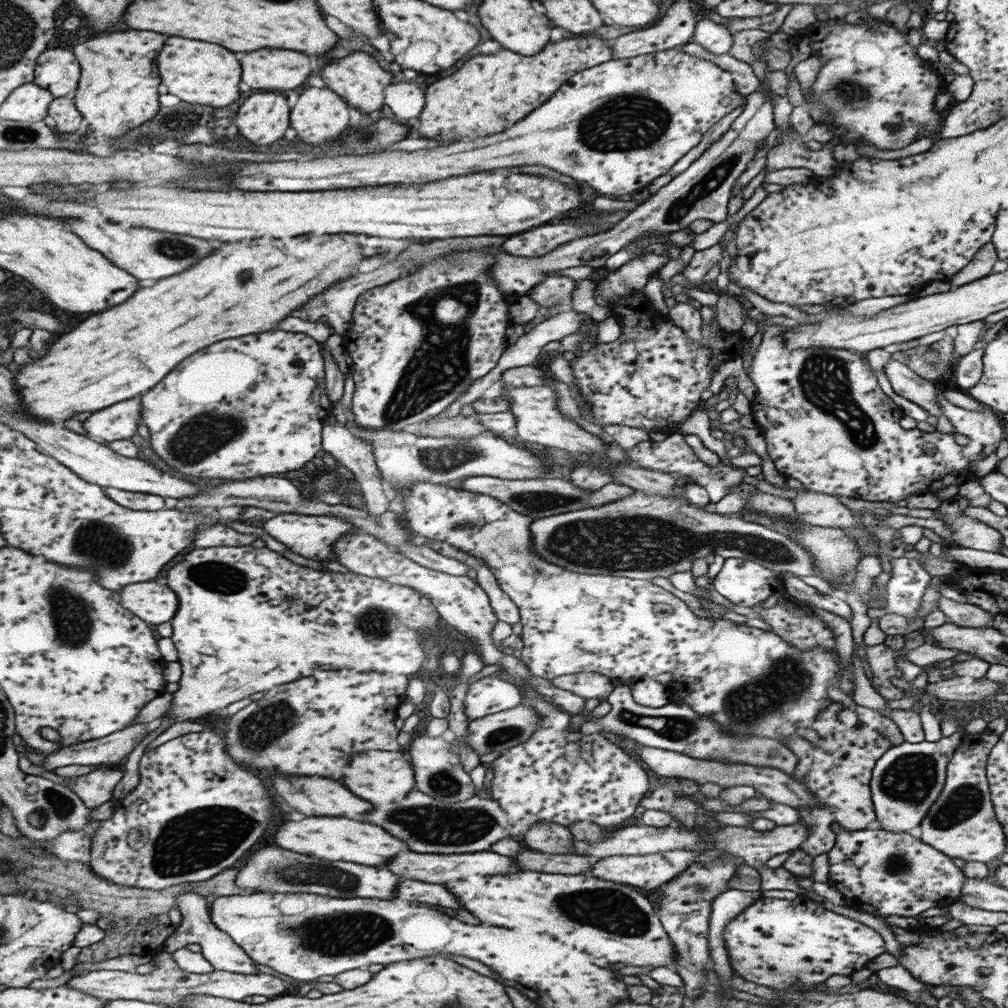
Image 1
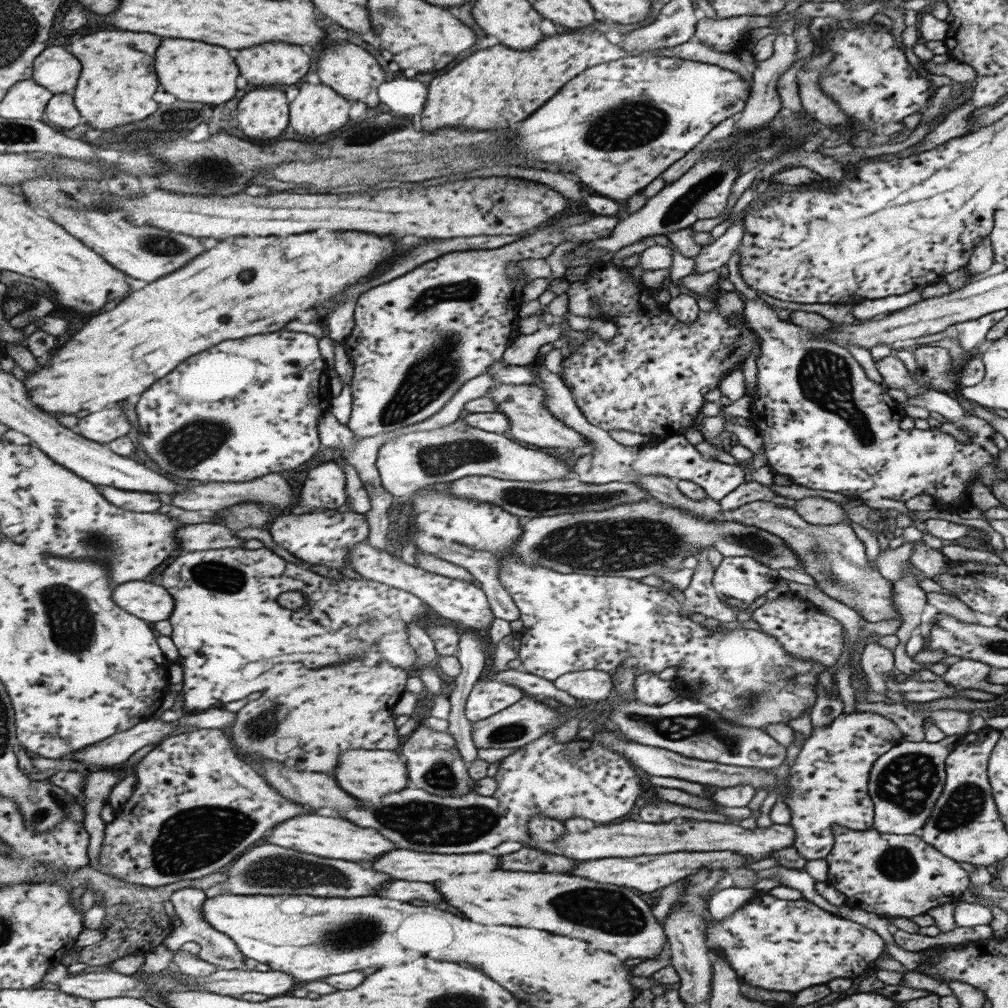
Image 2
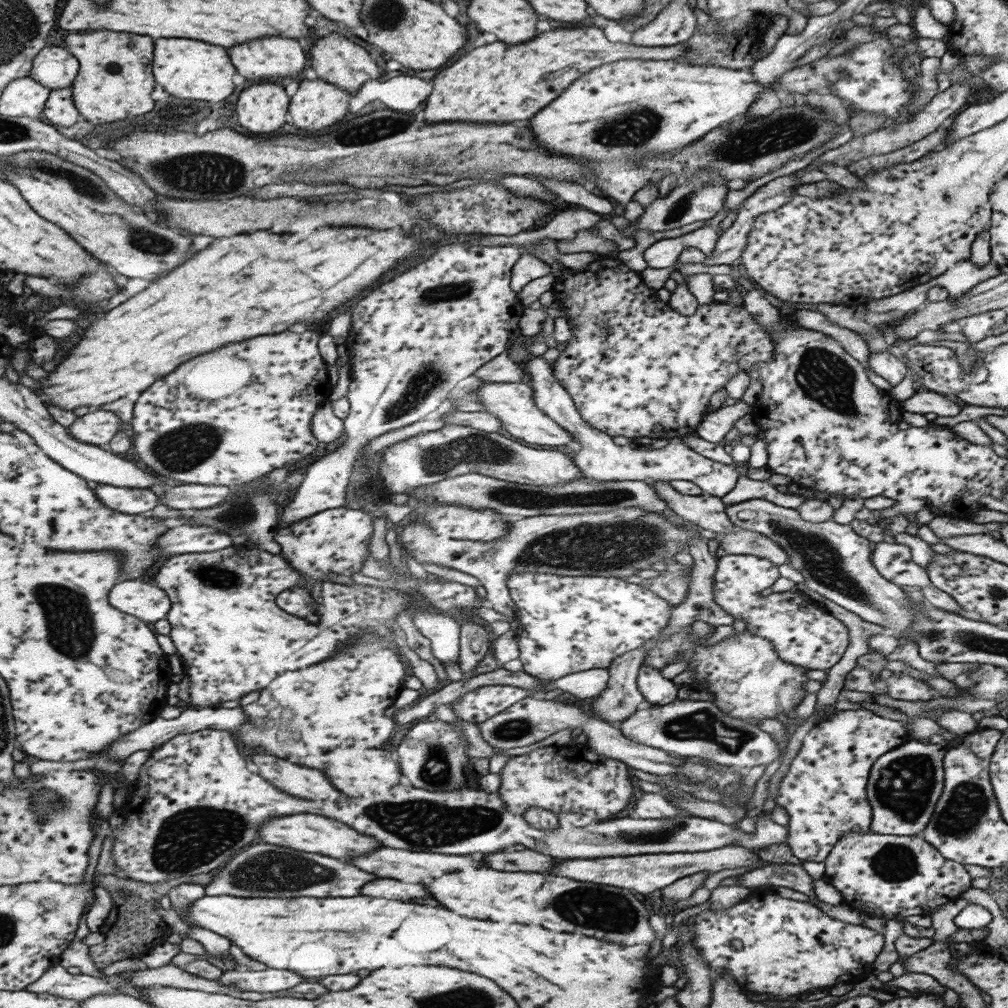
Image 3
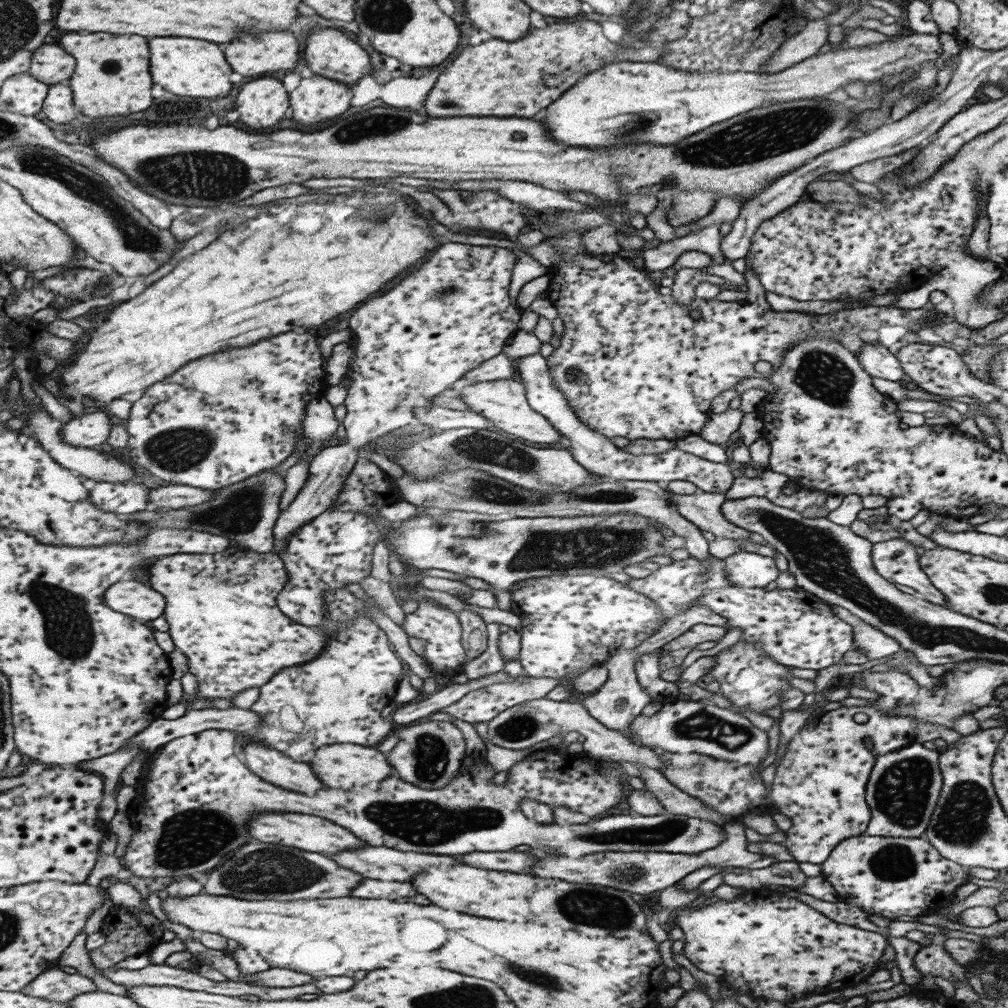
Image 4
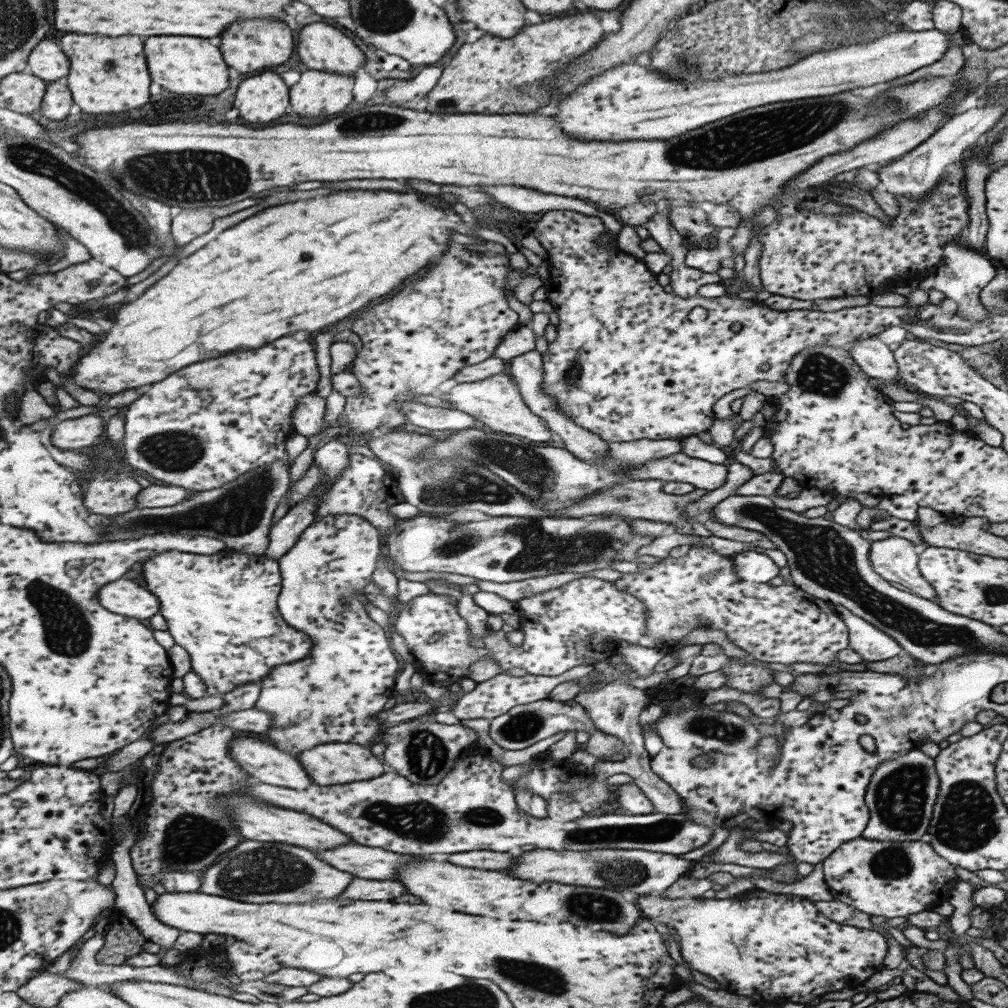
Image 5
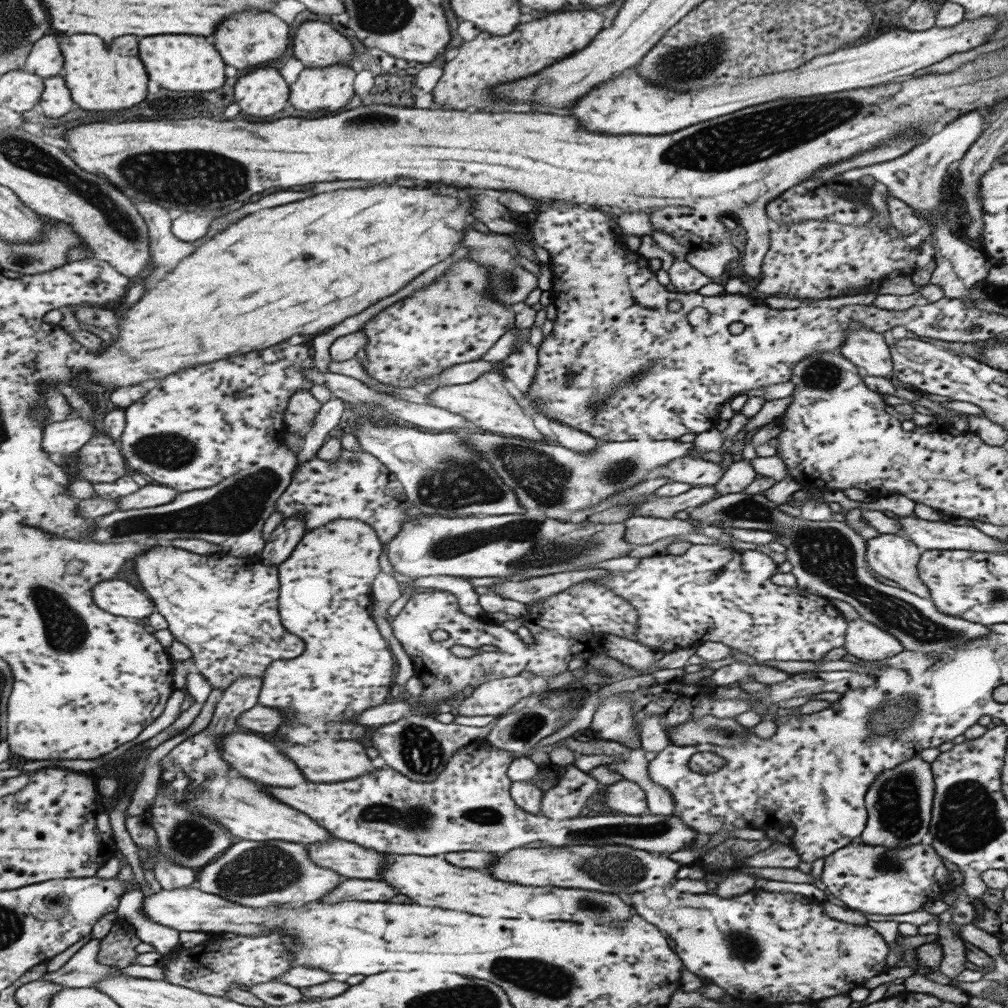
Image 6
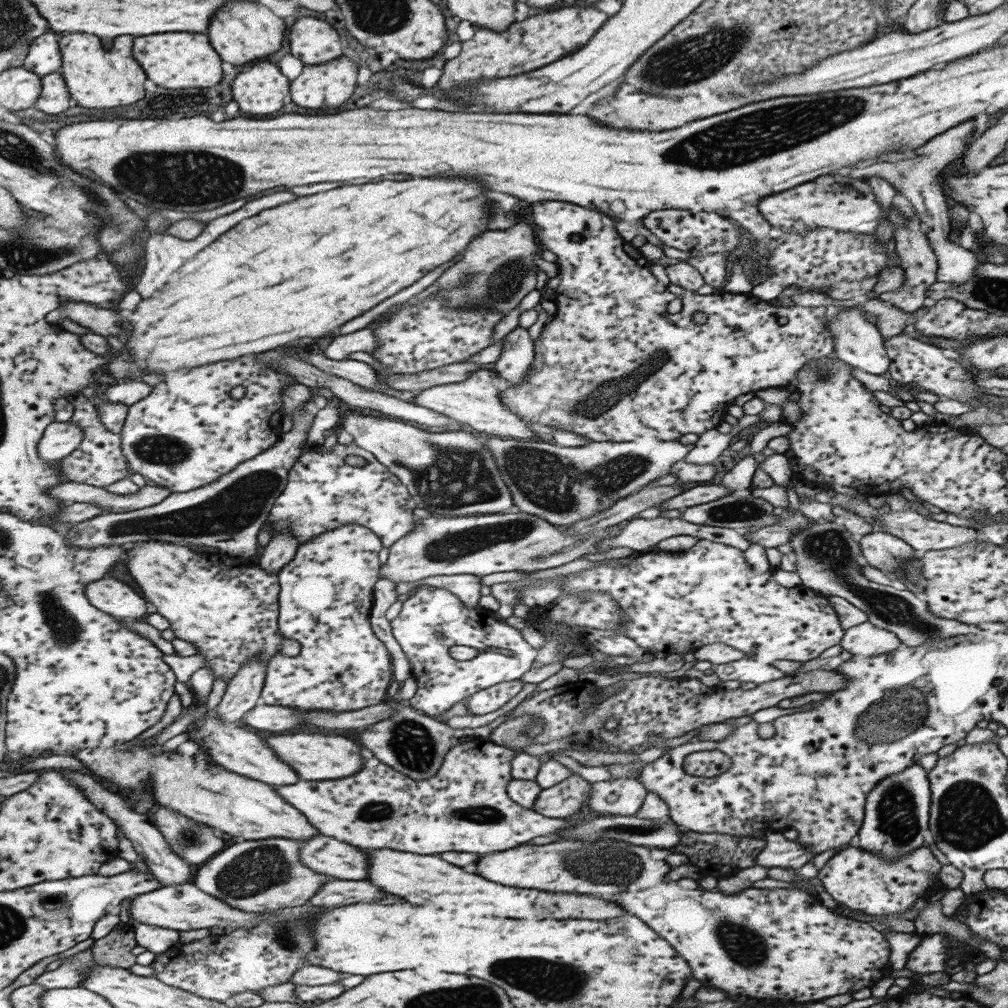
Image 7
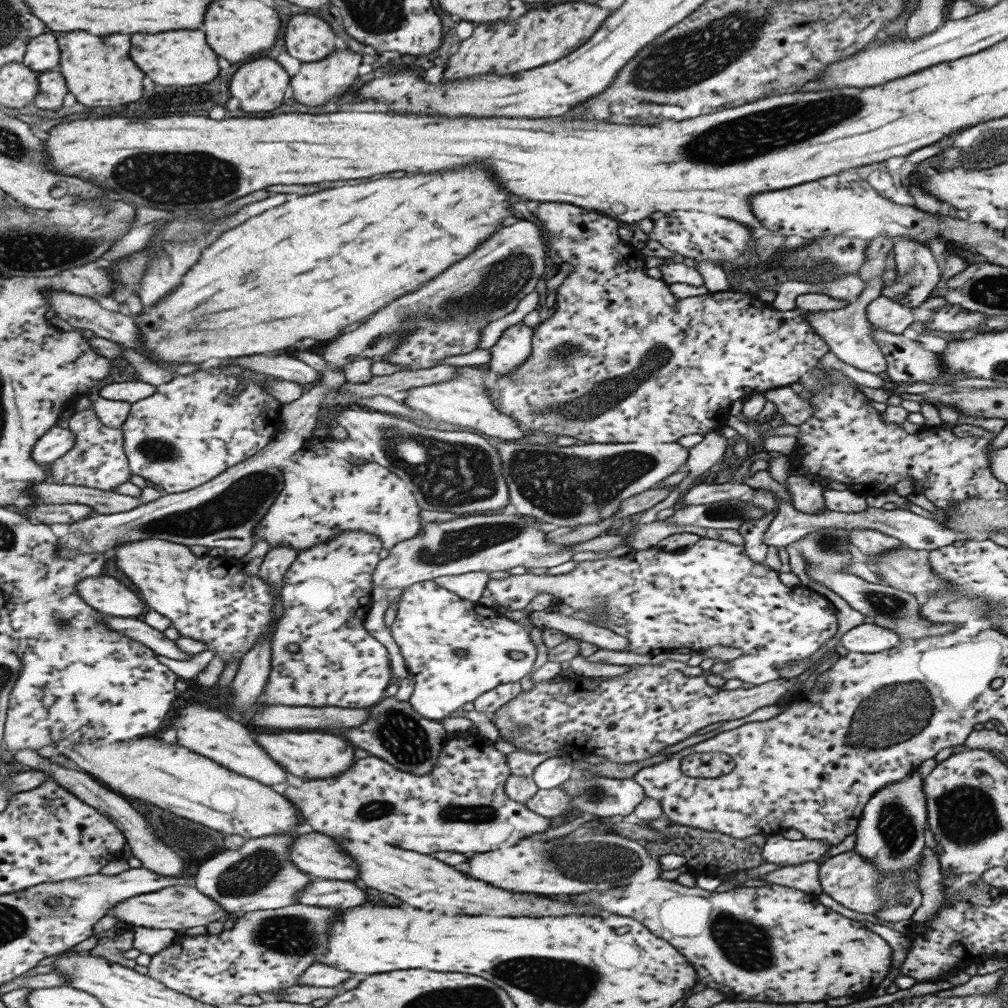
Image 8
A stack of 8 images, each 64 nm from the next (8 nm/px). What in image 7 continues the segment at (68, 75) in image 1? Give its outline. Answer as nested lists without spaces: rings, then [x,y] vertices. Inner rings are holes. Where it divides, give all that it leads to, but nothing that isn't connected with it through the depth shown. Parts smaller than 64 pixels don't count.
[[[51,32],[40,34],[27,46],[22,67],[40,77],[51,74],[51,72],[59,71],[61,64],[59,54],[57,36]]]

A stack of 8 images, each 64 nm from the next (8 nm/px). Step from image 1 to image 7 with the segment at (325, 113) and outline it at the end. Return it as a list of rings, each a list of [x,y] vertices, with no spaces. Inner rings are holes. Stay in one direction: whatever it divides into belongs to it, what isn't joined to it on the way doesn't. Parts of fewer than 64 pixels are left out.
[[[339,56],[335,60],[315,64],[313,66],[302,65],[301,72],[297,78],[289,81],[289,90],[291,102],[301,106],[301,108],[337,108],[353,94],[355,76],[357,75],[357,66],[352,59],[345,56]]]

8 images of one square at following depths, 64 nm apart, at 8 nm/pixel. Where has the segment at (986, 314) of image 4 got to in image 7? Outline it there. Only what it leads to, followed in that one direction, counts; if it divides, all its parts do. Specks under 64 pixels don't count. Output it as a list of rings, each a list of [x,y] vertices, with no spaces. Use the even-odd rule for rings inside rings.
[[[969,118],[957,125],[941,131],[927,142],[917,147],[912,152],[915,152],[913,157],[901,159],[897,162],[875,162],[867,165],[865,172],[869,172],[869,176],[881,177],[885,182],[891,182],[893,190],[913,208],[917,219],[923,225],[928,244],[932,247],[932,253],[936,257],[936,272],[937,282],[949,282],[951,286],[959,286],[967,280],[971,280],[971,276],[976,273],[979,260],[977,256],[961,247],[960,243],[949,241],[949,233],[952,230],[950,221],[948,220],[947,204],[943,198],[943,192],[939,178],[944,174],[944,169],[951,160],[960,160],[963,152],[968,148],[969,134],[974,132],[973,119]]]

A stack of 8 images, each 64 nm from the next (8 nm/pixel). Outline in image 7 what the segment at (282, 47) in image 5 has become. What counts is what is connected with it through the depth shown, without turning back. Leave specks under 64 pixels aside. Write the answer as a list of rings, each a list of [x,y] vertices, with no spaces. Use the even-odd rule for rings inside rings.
[[[233,2],[231,6],[227,6],[227,10],[219,10],[219,14],[211,18],[211,26],[207,30],[209,42],[219,54],[219,58],[233,66],[247,66],[251,62],[267,58],[267,55],[275,54],[283,44],[283,34],[285,22],[281,18],[273,16],[271,10],[267,10],[265,6],[249,2],[243,4]]]

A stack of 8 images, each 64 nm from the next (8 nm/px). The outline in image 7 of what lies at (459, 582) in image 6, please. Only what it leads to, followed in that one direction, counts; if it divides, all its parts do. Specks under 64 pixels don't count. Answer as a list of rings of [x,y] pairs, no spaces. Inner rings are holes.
[[[453,574],[453,576],[439,575],[429,576],[417,581],[397,583],[395,585],[395,593],[406,593],[415,586],[433,586],[433,588],[441,588],[451,592],[456,596],[465,608],[472,610],[478,607],[478,600],[481,576],[473,576],[473,574]]]

